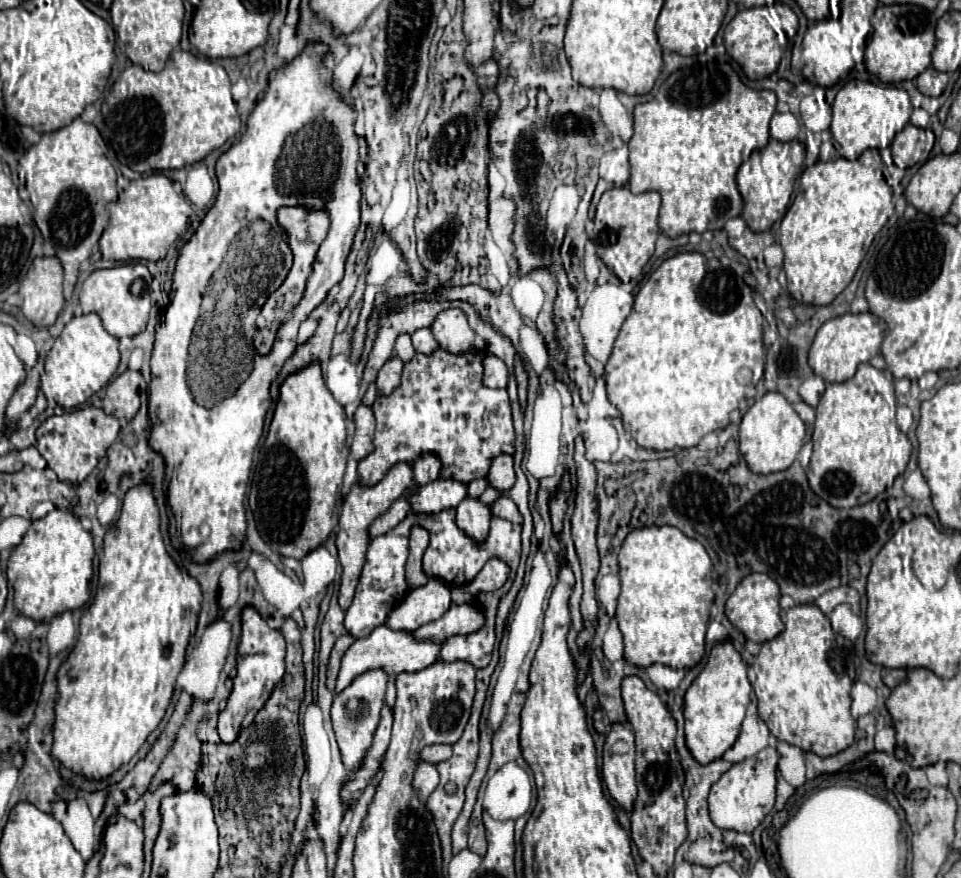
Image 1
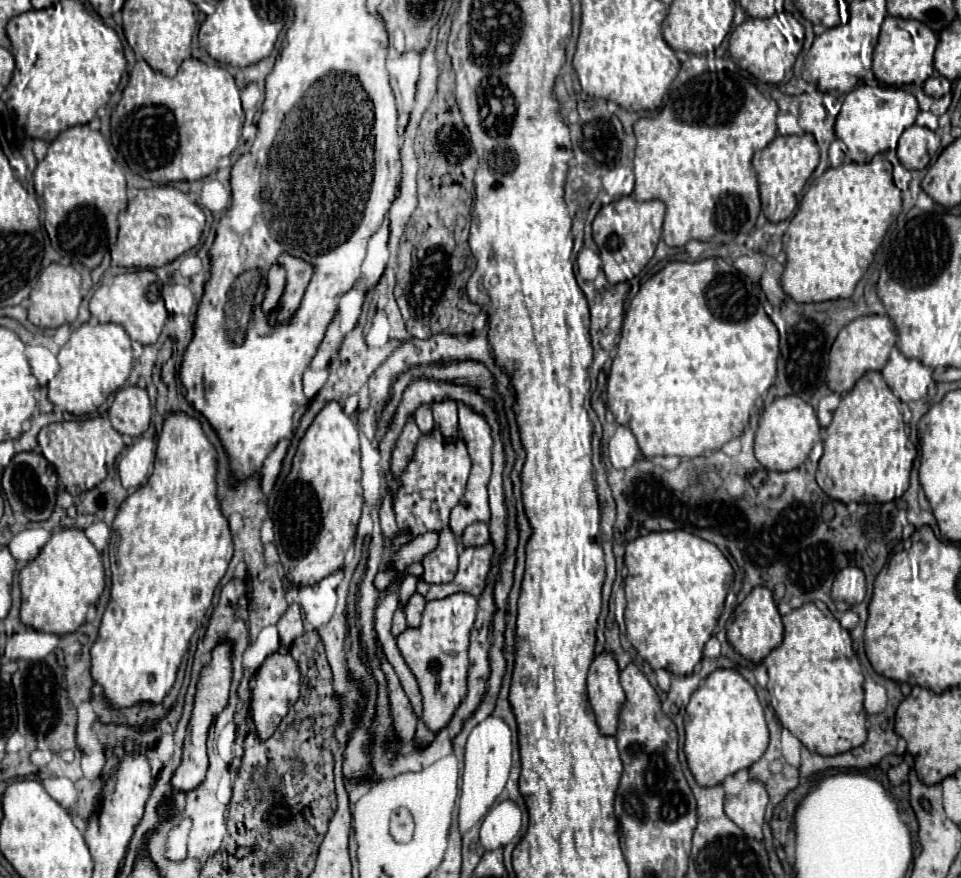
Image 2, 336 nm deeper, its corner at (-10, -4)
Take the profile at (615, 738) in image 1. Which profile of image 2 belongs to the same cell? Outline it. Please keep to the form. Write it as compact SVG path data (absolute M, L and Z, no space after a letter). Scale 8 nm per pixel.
M601 652L593 658L587 676L589 702L601 724L601 732L617 732L617 712L625 702L625 692L619 684L619 668L611 652Z

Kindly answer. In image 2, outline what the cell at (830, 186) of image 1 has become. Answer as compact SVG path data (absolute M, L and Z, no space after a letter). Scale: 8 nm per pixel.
M877 154L867 164L851 162L829 168L811 182L783 240L787 262L781 284L795 302L825 302L853 294L889 224L901 212L901 192L894 184L892 169L889 160Z

